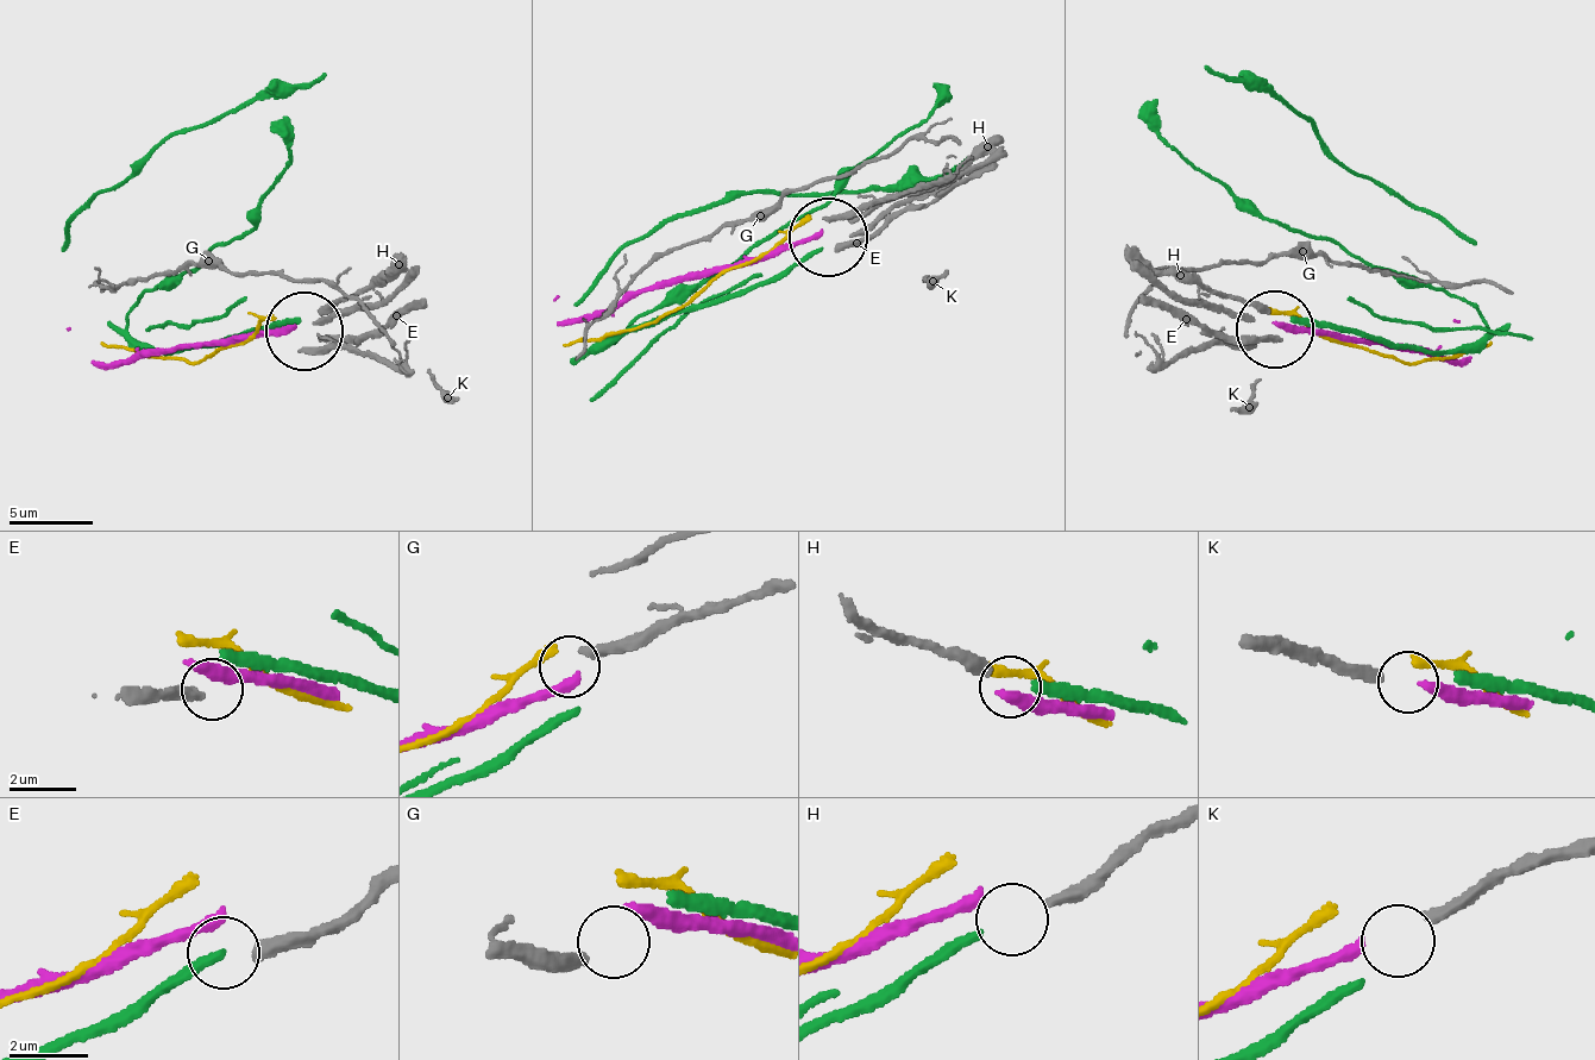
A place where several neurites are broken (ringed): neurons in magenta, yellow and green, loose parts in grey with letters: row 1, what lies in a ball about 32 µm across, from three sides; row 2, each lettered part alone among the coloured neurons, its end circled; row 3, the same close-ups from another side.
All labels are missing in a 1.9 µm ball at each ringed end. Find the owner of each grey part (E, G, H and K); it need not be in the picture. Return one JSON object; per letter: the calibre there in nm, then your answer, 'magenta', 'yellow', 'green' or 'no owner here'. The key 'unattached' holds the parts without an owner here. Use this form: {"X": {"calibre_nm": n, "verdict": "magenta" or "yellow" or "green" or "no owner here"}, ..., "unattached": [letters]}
{"E": {"calibre_nm": 360, "verdict": "no owner here"}, "G": {"calibre_nm": 260, "verdict": "no owner here"}, "H": {"calibre_nm": 320, "verdict": "green"}, "K": {"calibre_nm": 320, "verdict": "magenta"}, "unattached": ["E", "G"]}

